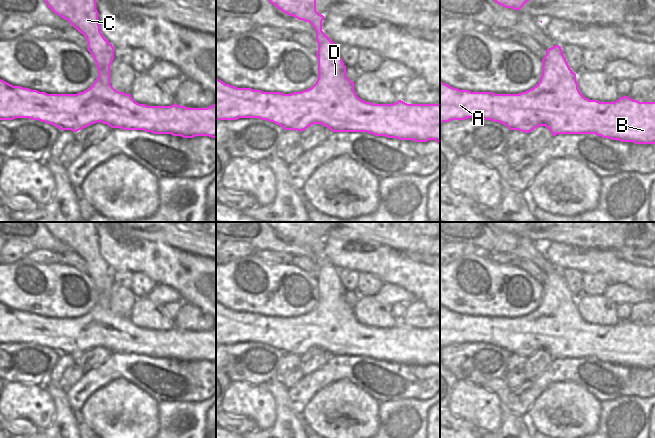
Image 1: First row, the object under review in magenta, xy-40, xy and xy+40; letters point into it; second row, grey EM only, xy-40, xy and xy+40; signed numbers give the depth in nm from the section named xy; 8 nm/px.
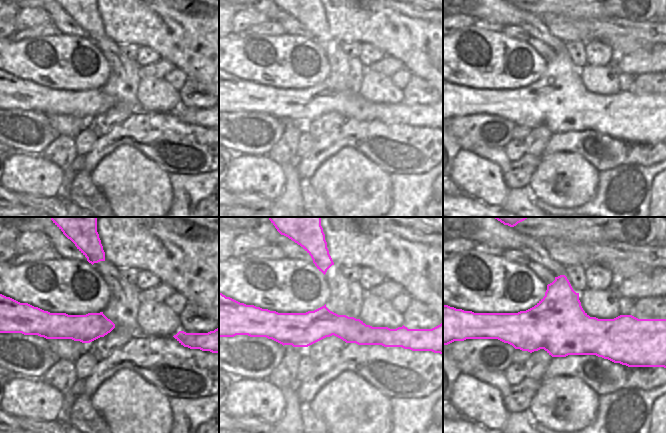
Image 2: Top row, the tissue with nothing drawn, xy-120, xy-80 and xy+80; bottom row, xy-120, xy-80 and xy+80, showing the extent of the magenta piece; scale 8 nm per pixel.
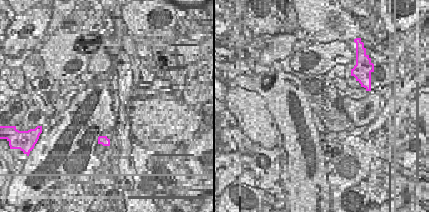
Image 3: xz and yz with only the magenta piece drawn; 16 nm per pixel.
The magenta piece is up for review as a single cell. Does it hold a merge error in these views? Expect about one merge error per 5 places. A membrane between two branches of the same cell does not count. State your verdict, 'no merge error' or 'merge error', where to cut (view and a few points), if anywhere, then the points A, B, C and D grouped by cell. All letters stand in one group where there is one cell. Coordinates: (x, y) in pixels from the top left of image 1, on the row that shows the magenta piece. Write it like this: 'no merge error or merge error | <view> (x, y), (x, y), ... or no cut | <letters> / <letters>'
no merge error | no cut | A B C D

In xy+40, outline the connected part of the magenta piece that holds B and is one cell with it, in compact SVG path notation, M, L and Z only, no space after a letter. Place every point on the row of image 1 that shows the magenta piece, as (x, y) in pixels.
M559 45L546 50L546 55L542 59L540 81L533 88L519 94L471 92L453 88L440 81L440 124L467 118L483 118L499 122L510 130L519 130L526 134L539 126L545 126L552 136L557 134L595 134L621 142L655 144L655 102L639 102L628 96L620 97L615 102L599 102L585 98L578 89L576 74L570 69Z

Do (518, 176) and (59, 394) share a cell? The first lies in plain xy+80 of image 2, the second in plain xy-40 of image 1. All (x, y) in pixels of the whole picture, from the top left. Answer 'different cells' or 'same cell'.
different cells

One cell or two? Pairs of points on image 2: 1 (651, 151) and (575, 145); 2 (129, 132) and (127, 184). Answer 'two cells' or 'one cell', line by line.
1: one cell
2: two cells

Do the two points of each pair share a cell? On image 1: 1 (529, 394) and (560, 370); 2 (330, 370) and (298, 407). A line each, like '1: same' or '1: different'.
1: same
2: same

